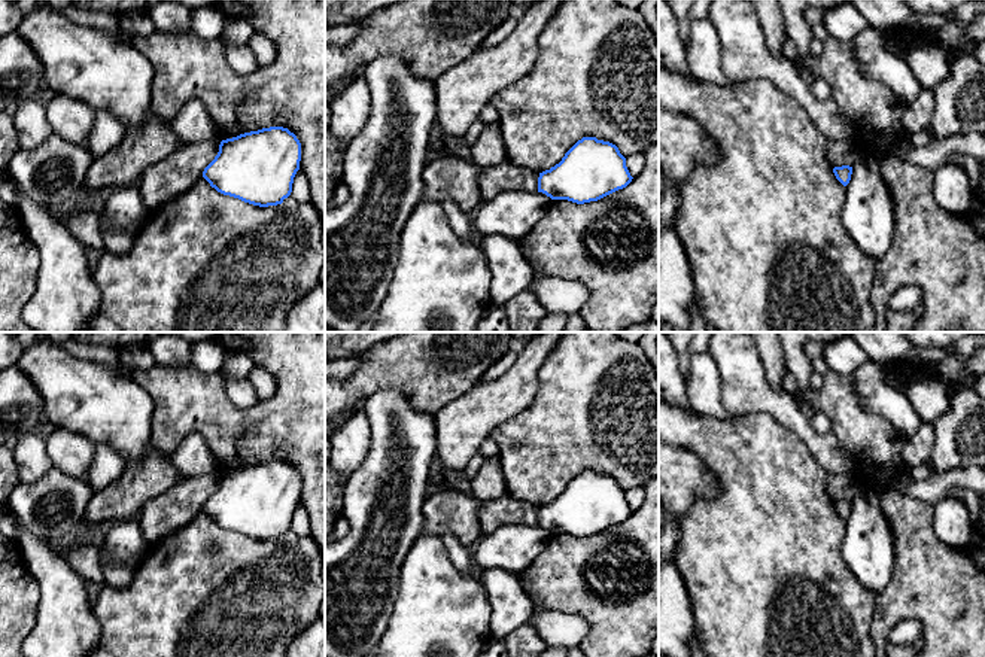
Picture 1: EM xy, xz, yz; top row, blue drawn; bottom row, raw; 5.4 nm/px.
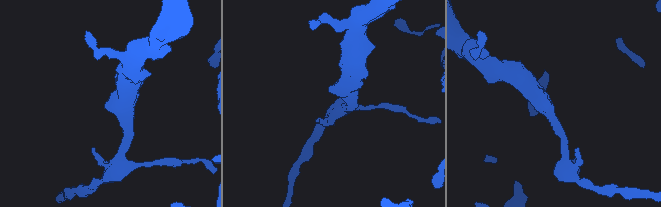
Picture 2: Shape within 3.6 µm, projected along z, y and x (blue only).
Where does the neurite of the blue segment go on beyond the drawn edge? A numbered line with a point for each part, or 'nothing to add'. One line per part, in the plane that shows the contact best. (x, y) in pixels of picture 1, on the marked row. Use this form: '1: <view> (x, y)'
nothing to add

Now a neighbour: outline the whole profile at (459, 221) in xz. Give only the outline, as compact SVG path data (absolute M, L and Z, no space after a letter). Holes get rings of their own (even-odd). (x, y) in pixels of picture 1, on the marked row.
M446 200L441 204L453 231L462 238L469 238L472 215L462 212L453 200Z

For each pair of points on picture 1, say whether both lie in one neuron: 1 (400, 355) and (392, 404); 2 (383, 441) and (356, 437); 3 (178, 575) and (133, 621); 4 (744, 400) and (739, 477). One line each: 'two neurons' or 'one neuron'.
1: two neurons
2: two neurons
3: one neuron
4: two neurons

